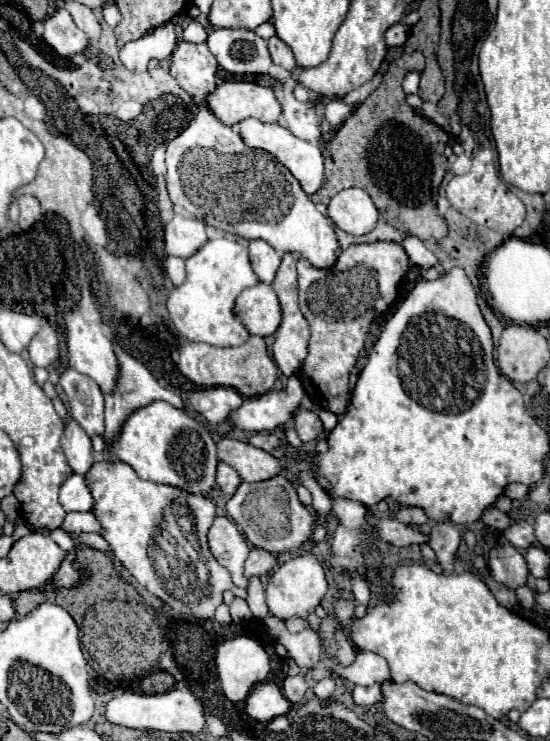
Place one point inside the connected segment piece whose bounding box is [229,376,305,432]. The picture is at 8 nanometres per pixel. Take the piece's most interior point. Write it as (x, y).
(273, 409)

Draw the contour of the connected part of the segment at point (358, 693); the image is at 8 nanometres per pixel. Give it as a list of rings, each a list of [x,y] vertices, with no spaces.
[[[355,686],[353,690],[353,700],[355,704],[365,704],[365,706],[373,706],[381,700],[381,686]]]

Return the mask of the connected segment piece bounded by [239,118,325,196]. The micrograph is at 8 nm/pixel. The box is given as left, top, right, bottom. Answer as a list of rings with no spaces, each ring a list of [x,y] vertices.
[[[253,118],[239,122],[239,134],[241,134],[241,138],[245,140],[247,146],[261,148],[261,150],[269,152],[271,156],[275,156],[301,182],[301,188],[309,196],[315,194],[321,188],[321,184],[325,180],[325,168],[323,168],[325,158],[323,158],[323,152],[317,144],[311,144],[311,142],[305,142],[305,140],[293,136],[287,128],[279,126],[277,122],[265,124],[265,122],[259,122],[259,120],[253,120]]]

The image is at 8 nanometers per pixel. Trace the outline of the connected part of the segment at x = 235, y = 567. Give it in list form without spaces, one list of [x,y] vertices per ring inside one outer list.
[[[217,516],[209,528],[209,548],[221,566],[225,566],[239,588],[249,586],[249,576],[245,576],[245,560],[251,552],[245,536],[239,532],[237,524],[227,516]]]

